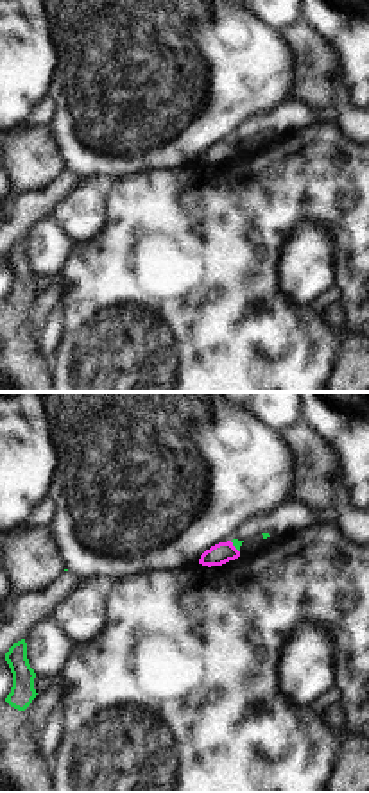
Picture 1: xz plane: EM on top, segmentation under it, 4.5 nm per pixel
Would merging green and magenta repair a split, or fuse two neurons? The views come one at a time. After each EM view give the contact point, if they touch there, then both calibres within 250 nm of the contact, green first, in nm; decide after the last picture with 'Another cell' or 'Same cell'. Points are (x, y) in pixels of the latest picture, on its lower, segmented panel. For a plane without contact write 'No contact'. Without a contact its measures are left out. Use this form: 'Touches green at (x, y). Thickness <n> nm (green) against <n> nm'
Touches green at (233, 545). Thickness 40 nm (green) against 90 nm.

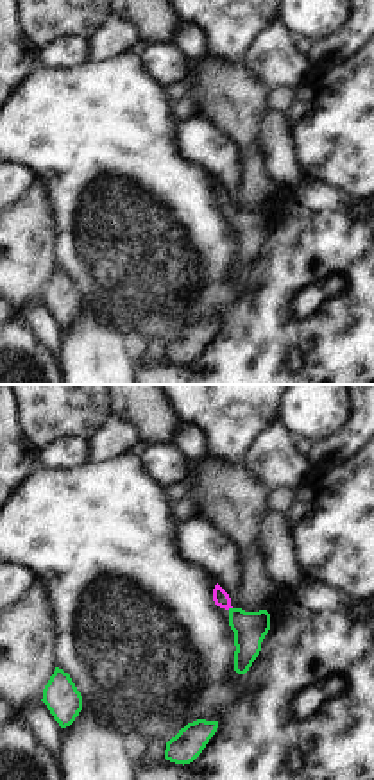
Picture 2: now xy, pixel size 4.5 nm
No contact.

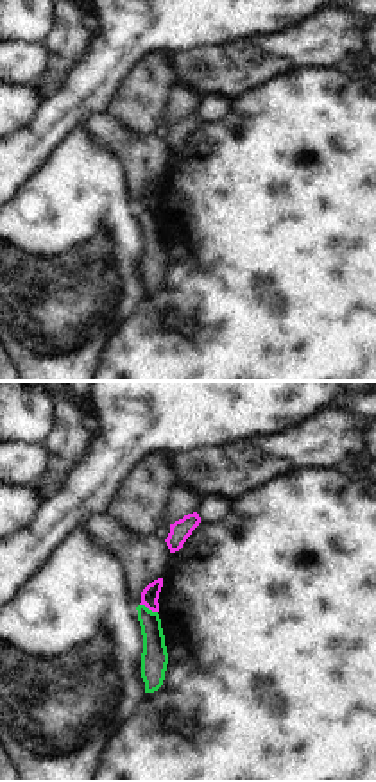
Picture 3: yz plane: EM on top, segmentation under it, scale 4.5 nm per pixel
Touches green at (147, 609). Thickness 120 nm (green) against 80 nm.

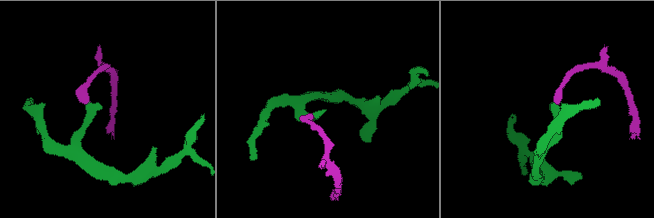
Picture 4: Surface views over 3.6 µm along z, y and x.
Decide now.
Another cell.

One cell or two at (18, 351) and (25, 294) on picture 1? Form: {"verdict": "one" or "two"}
{"verdict": "one"}

